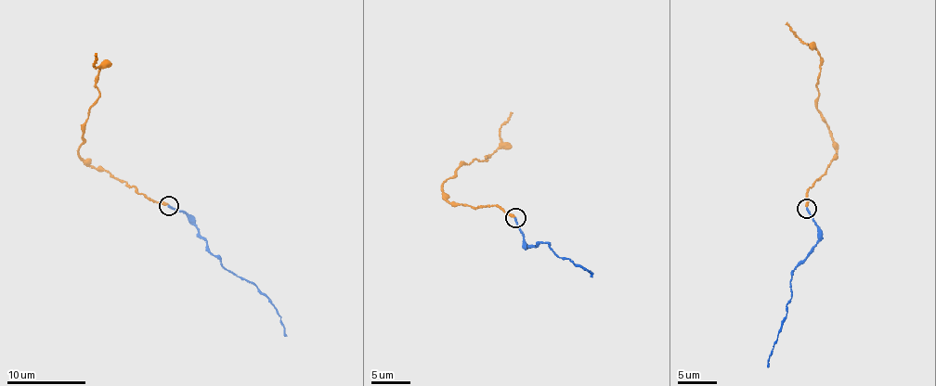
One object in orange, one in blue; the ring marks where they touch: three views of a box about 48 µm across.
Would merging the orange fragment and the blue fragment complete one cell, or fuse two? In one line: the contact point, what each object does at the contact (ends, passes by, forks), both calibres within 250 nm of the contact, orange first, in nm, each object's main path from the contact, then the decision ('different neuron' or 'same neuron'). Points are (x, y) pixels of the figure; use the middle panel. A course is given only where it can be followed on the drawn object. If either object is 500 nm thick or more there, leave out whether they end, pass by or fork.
place (515, 218); orange ends; blue ends; calibres 240 and 190 nm; course orange (516, 217), (491, 205), (449, 201), (442, 185), (464, 161), (486, 161), (500, 145), (500, 127), (513, 113); course blue (515, 217), (526, 245), (529, 248), (542, 241), (557, 255), (572, 260), (584, 270), (591, 271), (592, 276); different neuron

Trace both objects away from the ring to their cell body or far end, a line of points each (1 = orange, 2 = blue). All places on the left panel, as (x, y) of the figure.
1: (169, 205), (139, 194), (134, 186), (94, 168), (78, 154), (84, 122), (99, 96), (97, 52)
2: (169, 207), (188, 215), (211, 252), (235, 274), (252, 281), (270, 302), (287, 336)

